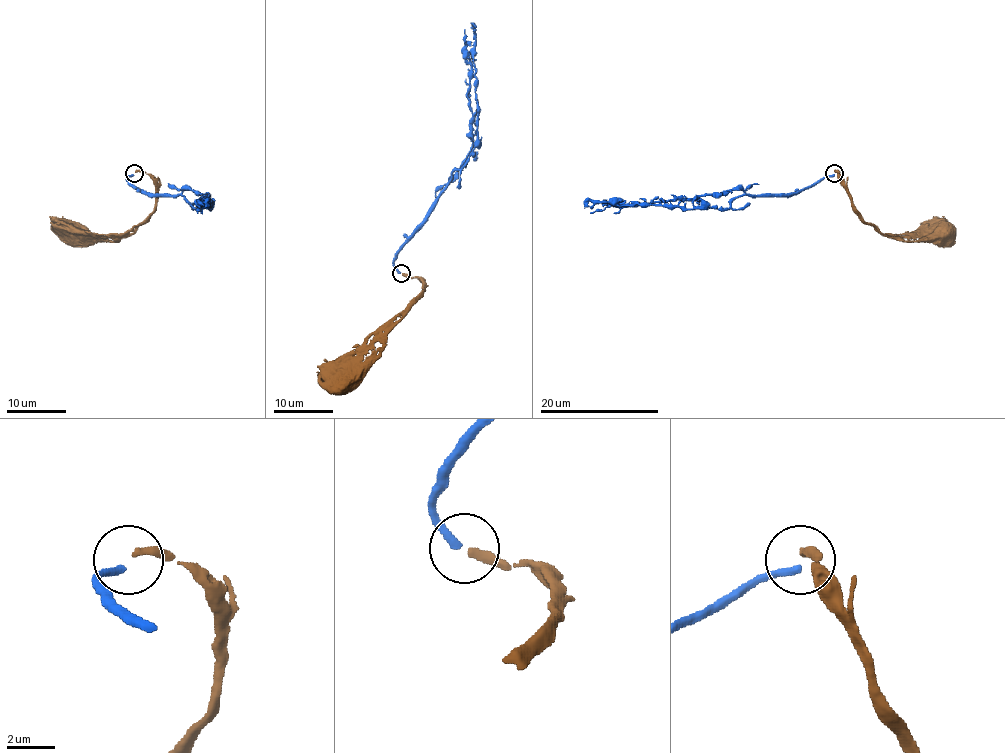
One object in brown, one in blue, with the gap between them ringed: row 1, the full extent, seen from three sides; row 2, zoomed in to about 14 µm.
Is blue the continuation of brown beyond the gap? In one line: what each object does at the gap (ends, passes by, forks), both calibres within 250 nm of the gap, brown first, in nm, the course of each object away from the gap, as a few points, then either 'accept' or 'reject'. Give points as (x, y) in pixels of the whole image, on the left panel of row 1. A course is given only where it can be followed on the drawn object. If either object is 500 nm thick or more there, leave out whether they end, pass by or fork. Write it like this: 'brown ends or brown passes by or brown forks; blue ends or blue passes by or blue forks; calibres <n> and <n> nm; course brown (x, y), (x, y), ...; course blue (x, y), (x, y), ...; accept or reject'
brown ends; blue ends; calibres 300 and 320 nm; course brown (135, 172), (147, 173), (155, 187), (154, 210), (123, 236), (78, 236), (76, 233); course blue (133, 175), (127, 179), (147, 194), (181, 194), (187, 189), (205, 195), (200, 201), (208, 206), (203, 207); reject

